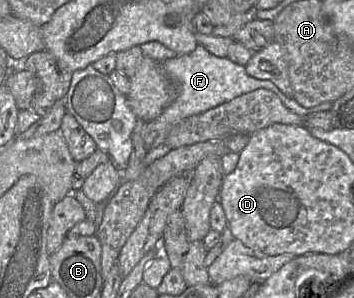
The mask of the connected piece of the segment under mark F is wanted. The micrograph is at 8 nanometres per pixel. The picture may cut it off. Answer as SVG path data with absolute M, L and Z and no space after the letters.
M199 44L190 54L178 55L175 58L166 59L160 64L167 76L175 83L178 94L175 100L156 119L148 120L148 122L155 120L154 131L156 131L156 138L152 143L153 147L164 145L170 129L182 119L204 113L240 95L260 88L274 92L288 109L300 116L330 111L333 104L332 102L323 102L315 107L303 107L294 98L287 97L271 81L259 80L249 76L245 66L236 64L227 57L218 57Z

